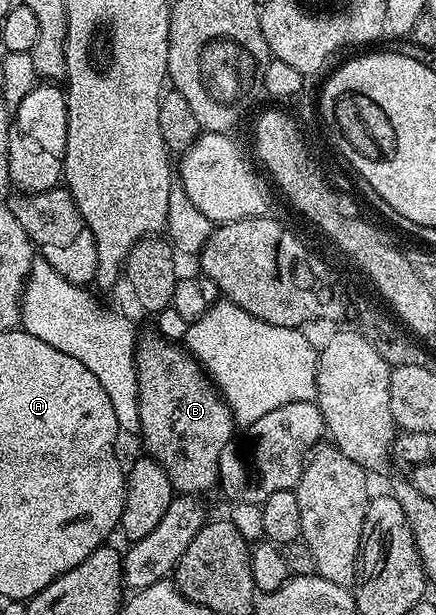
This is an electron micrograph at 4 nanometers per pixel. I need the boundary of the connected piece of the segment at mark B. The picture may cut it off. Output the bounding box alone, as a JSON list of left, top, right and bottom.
[134,333,236,497]

